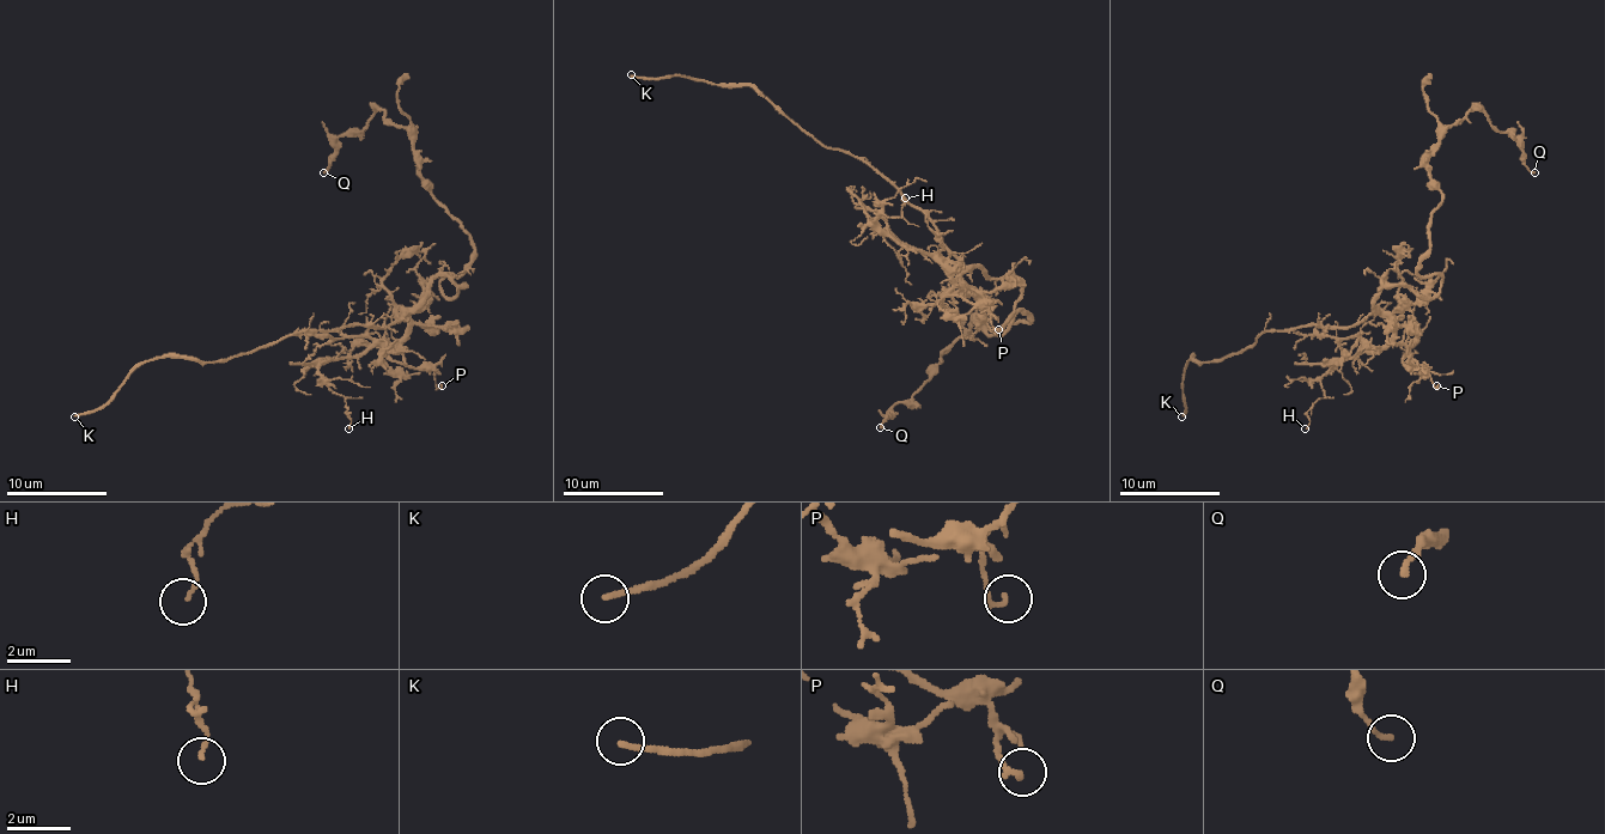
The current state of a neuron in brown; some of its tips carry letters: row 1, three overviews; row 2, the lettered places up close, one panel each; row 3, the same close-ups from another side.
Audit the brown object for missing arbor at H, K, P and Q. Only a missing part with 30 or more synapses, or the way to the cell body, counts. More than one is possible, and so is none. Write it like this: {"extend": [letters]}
{"extend": ["K"]}

